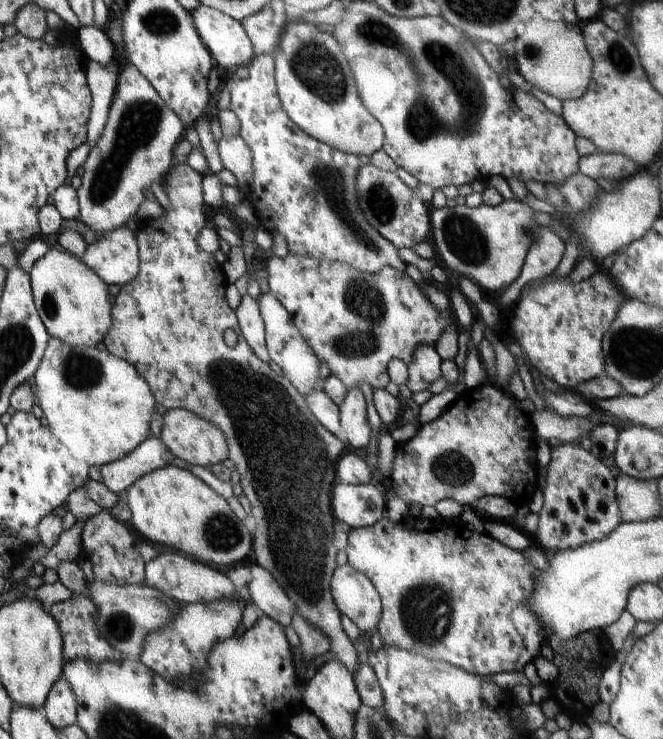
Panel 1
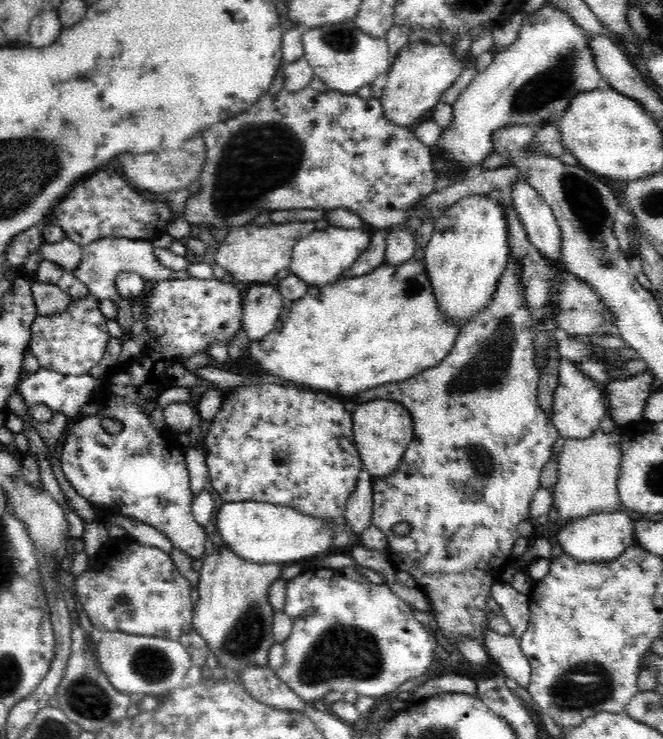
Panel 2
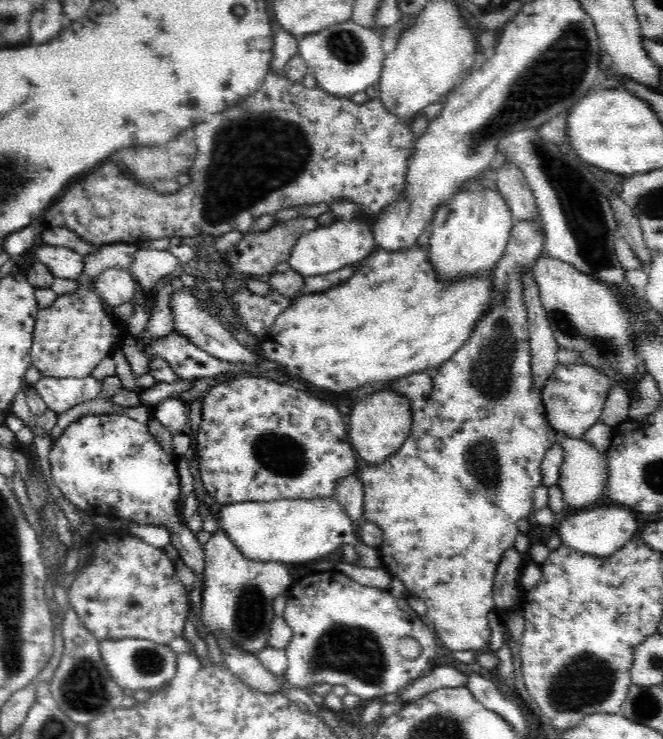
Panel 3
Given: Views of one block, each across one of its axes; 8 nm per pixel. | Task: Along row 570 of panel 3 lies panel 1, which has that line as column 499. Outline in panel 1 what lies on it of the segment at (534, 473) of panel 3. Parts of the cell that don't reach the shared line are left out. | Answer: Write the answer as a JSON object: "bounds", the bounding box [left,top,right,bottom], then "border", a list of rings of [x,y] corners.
{"bounds":[389,384,539,508],"border":[[[488,384],[464,392],[436,419],[422,424],[412,440],[397,445],[389,476],[391,491],[406,504],[422,507],[434,506],[438,501],[450,498],[464,508],[471,508],[472,504],[485,496],[501,496],[518,507],[528,504],[530,496],[539,488],[537,436],[530,415],[516,408],[512,404],[514,400],[516,398],[510,393]]]}

